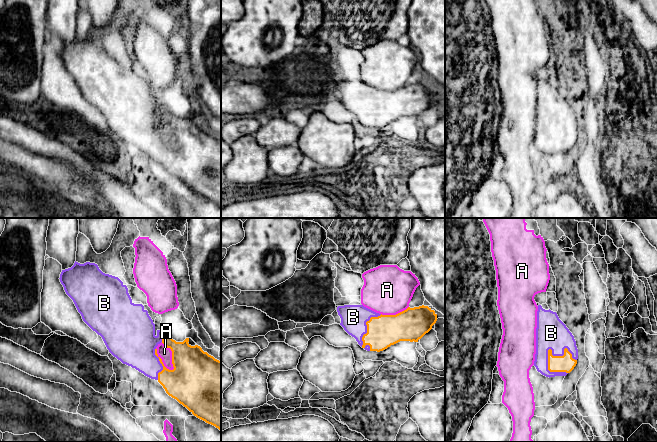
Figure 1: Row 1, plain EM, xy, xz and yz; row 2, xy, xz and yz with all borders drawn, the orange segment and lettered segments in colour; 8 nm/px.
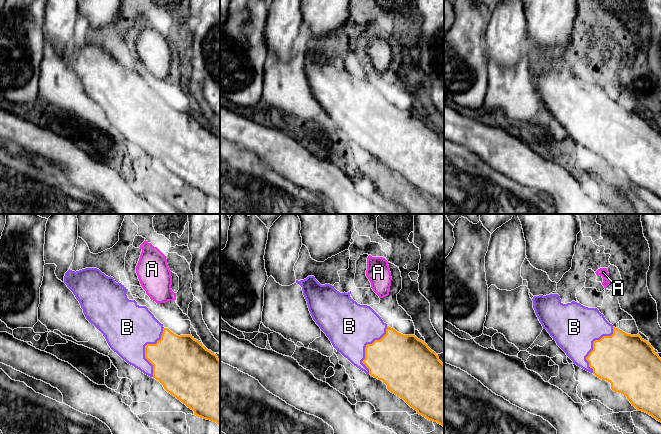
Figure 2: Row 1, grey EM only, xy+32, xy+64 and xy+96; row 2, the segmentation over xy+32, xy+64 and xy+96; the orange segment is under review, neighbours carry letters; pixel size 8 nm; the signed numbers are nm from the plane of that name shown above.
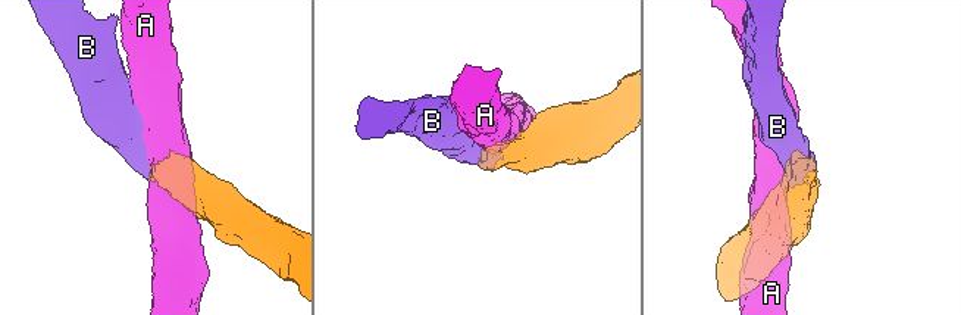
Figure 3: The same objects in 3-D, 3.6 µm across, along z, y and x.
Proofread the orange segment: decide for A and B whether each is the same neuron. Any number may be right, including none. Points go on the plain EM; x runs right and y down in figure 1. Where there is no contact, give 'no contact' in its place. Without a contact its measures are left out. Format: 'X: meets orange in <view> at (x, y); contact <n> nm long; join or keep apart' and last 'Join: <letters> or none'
A: meets orange in xy at (172, 131); contact 240 nm long; keep apart
B: meets orange in yz at (564, 129); contact 260 nm long; join
Join: B

